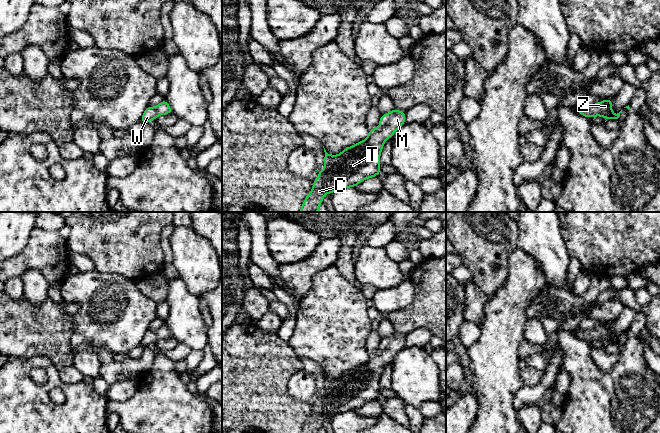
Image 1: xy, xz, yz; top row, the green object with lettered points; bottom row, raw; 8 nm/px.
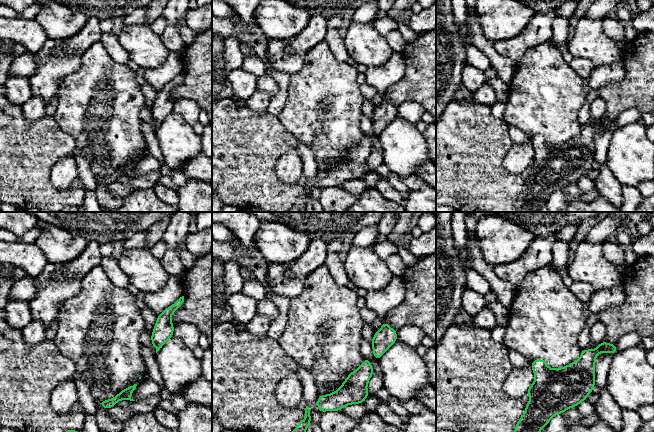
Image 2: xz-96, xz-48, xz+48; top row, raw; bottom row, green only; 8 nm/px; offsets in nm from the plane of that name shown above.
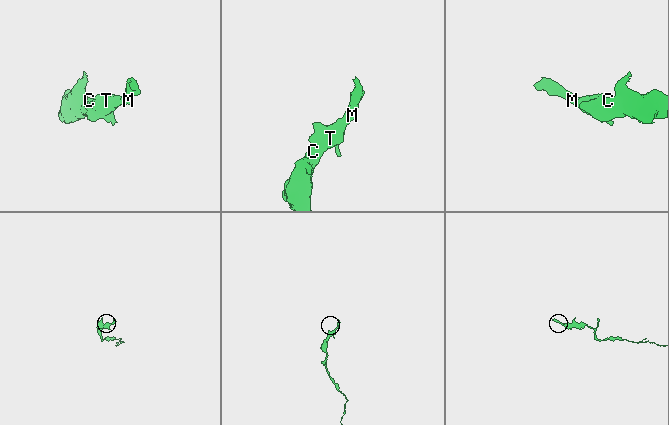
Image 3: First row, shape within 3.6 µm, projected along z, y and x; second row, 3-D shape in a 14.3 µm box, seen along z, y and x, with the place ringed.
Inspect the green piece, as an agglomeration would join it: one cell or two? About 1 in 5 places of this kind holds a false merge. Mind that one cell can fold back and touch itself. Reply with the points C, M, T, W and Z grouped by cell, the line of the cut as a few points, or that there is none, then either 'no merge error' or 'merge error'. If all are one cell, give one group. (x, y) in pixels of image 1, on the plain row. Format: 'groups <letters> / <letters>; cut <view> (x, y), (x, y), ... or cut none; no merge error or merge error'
groups C M T W Z; cut none; no merge error

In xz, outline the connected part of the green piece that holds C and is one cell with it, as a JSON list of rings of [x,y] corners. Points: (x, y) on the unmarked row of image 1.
[[[393,333],[381,339],[377,353],[369,353],[366,363],[347,371],[339,379],[330,379],[324,372],[325,392],[318,395],[319,399],[301,433],[319,433],[327,417],[356,411],[365,403],[377,400],[381,396],[380,378],[385,364],[405,348],[405,337]]]

